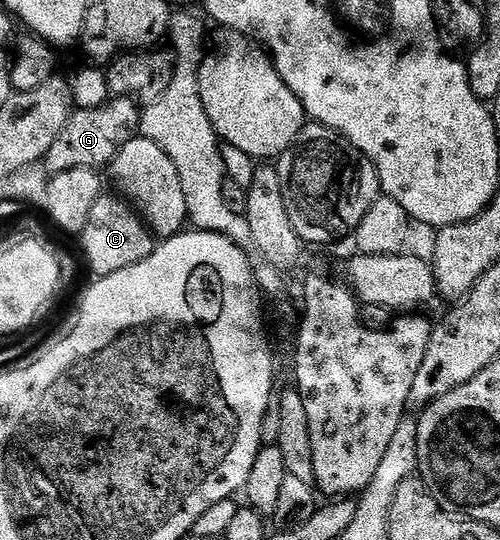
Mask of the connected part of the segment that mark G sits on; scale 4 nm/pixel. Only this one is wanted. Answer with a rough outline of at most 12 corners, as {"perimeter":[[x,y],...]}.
{"perimeter":[[133,98],[77,108],[43,164],[109,166],[138,135]]}

